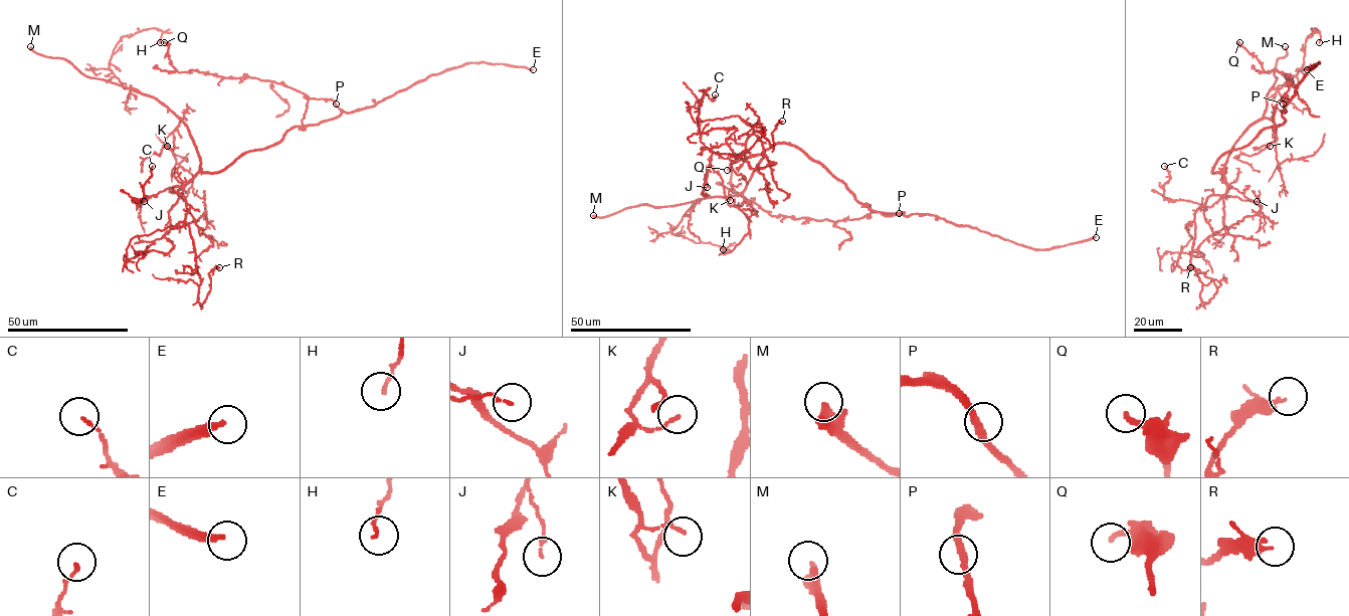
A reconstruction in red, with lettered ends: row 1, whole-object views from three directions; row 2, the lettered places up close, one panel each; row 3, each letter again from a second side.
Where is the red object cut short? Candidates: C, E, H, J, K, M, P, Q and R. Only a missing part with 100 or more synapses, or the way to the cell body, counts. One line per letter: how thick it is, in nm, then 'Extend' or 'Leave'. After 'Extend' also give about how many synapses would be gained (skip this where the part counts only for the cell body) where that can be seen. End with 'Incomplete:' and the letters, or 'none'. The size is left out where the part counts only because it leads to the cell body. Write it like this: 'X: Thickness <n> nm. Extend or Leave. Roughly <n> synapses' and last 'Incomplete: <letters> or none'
C: Thickness 110 nm. Leave
E: Thickness 240 nm. Extend. Roughly 700 synapses
H: Thickness 130 nm. Leave
J: Thickness 90 nm. Leave
K: Thickness 120 nm. Leave
M: Thickness 400 nm. Extend
P: Thickness 260 nm. Leave
Q: Thickness 200 nm. Leave
R: Thickness 320 nm. Leave
Incomplete: E, M

